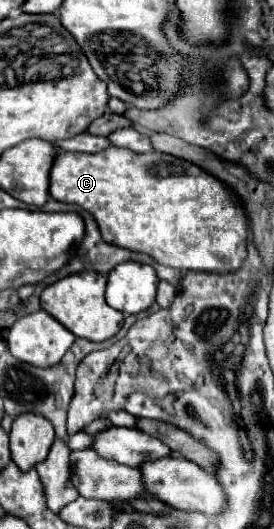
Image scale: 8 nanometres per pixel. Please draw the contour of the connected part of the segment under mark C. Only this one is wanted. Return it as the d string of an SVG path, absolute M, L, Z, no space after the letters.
M106 148L96 154L58 152L50 170L48 194L66 204L78 204L88 210L102 234L102 240L132 252L152 256L156 262L180 270L214 270L232 272L240 268L246 256L248 242L248 218L244 206L234 200L228 186L210 176L196 164L174 158L162 152L136 154L126 148Z

